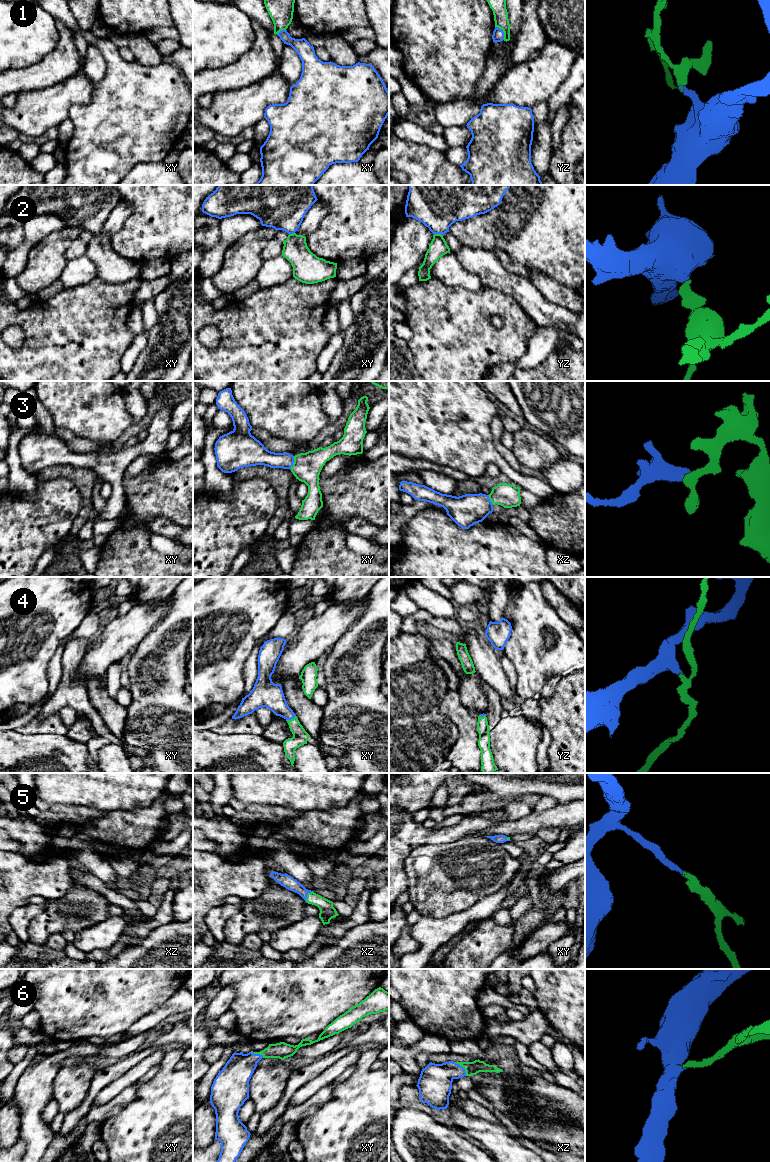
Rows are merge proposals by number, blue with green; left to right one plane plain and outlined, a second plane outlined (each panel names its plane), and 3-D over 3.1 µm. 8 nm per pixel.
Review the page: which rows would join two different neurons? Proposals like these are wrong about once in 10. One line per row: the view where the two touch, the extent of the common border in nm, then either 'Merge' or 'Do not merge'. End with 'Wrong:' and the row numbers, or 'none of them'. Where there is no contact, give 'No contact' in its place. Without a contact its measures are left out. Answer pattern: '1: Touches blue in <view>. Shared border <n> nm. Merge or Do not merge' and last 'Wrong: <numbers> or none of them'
1: Touches blue in yz. Shared border 130 nm. Do not merge
2: Touches blue in yz. Shared border 70 nm. Merge
3: Touches blue in xy. Shared border 120 nm. Merge
4: Touches blue in xy. Shared border 90 nm. Merge
5: Touches blue in xz. Shared border 110 nm. Merge
6: Touches blue in xz. Shared border 150 nm. Merge
Wrong: 1

